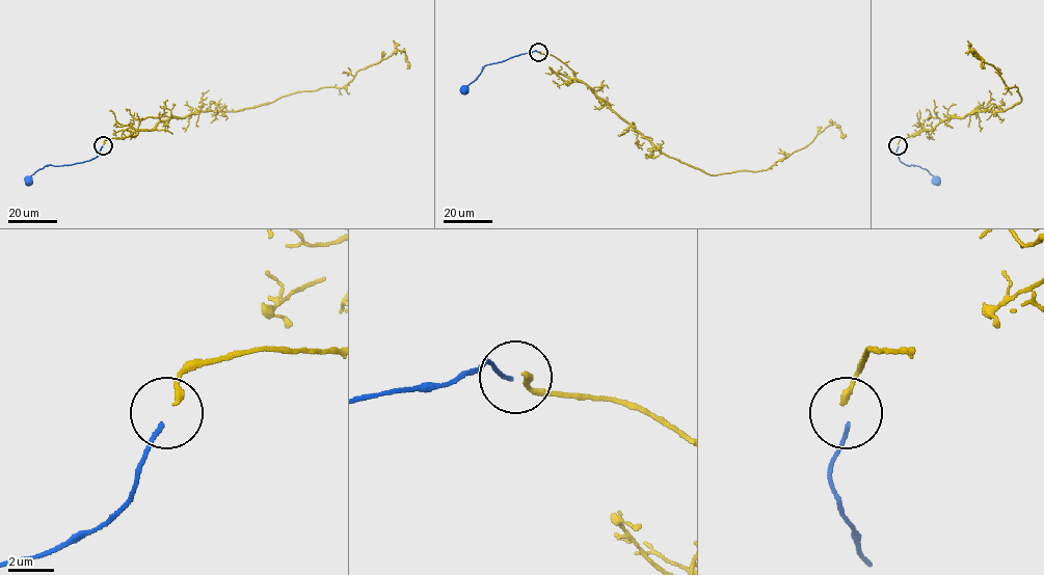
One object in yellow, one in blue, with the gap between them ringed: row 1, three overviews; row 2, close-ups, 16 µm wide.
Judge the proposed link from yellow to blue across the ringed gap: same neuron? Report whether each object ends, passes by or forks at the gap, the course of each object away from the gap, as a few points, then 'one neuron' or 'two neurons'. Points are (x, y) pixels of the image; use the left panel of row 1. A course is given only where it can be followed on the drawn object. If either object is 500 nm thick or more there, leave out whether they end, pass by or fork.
yellow ends there; blue ends there; yellow runs (103, 144), (151, 131), (171, 117), (243, 110), (300, 91), (341, 87), (396, 50), (405, 52), (407, 69); blue runs (102, 146), (95, 158), (70, 165), (46, 166), (28, 181); one neuron

